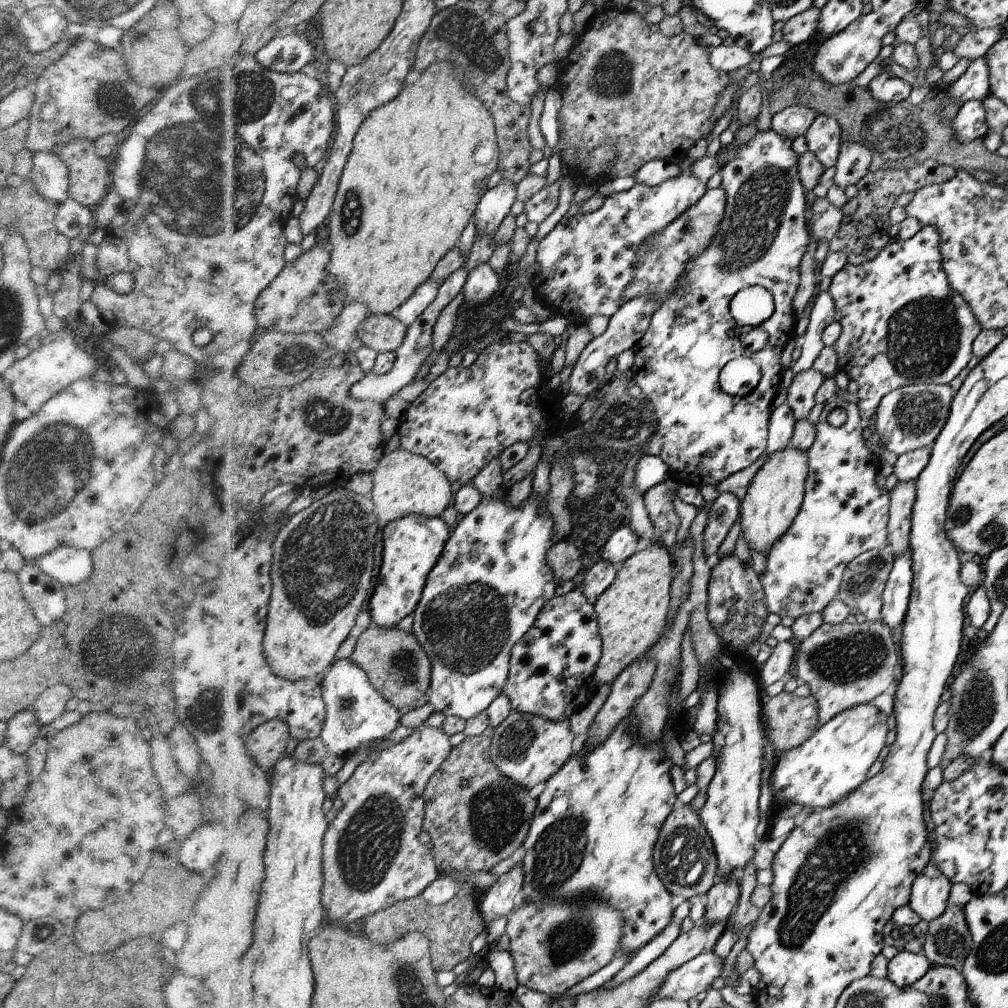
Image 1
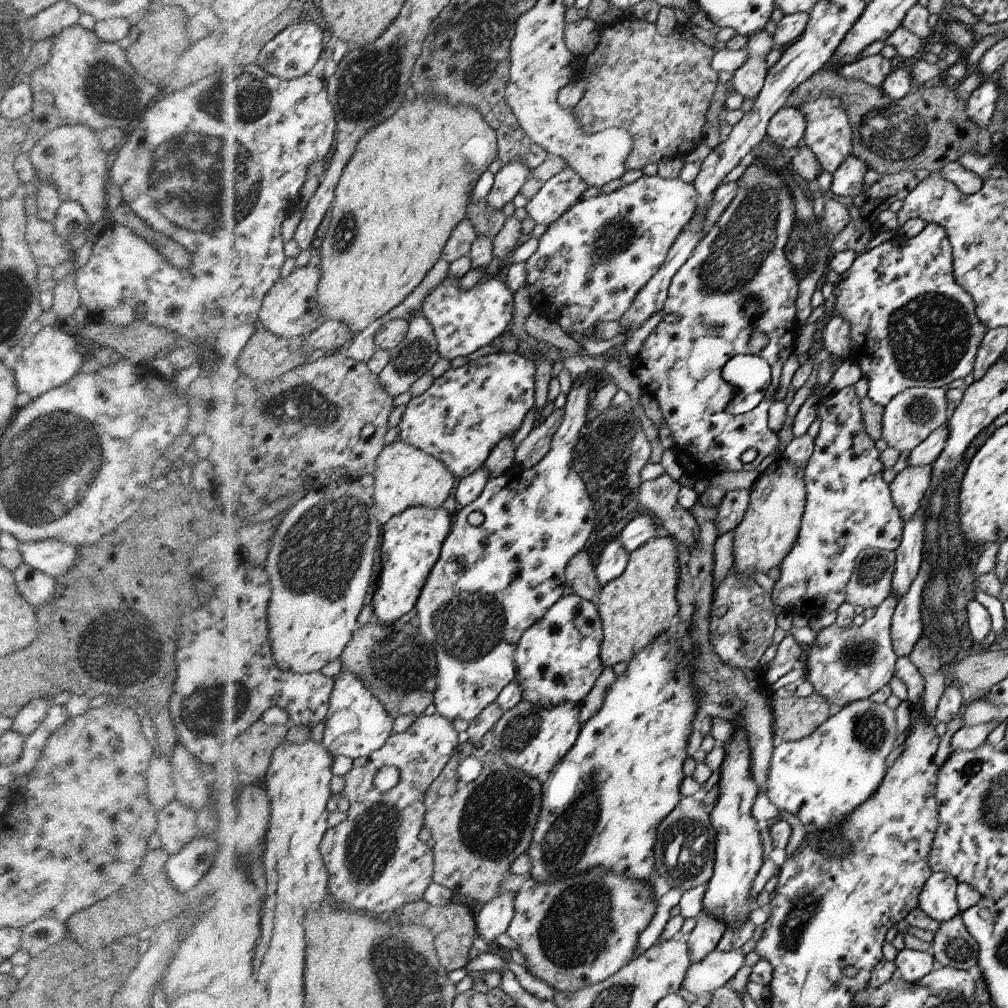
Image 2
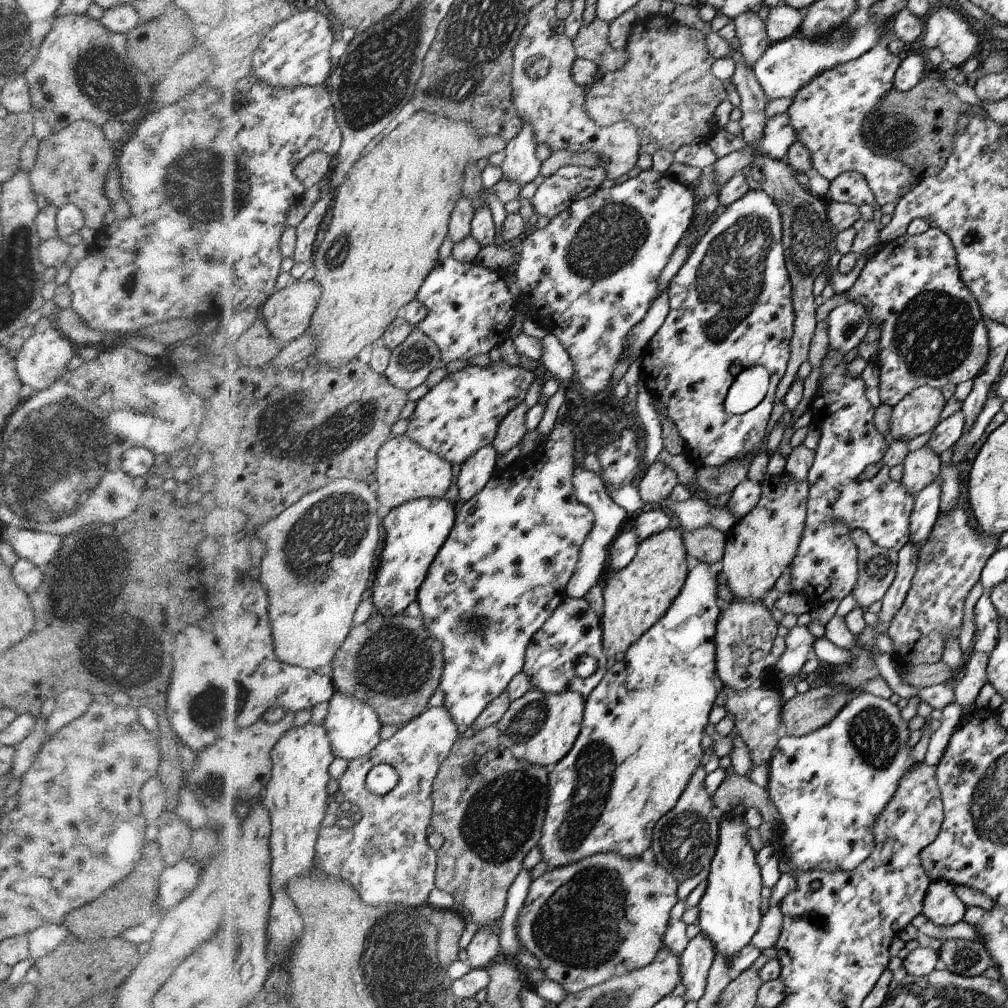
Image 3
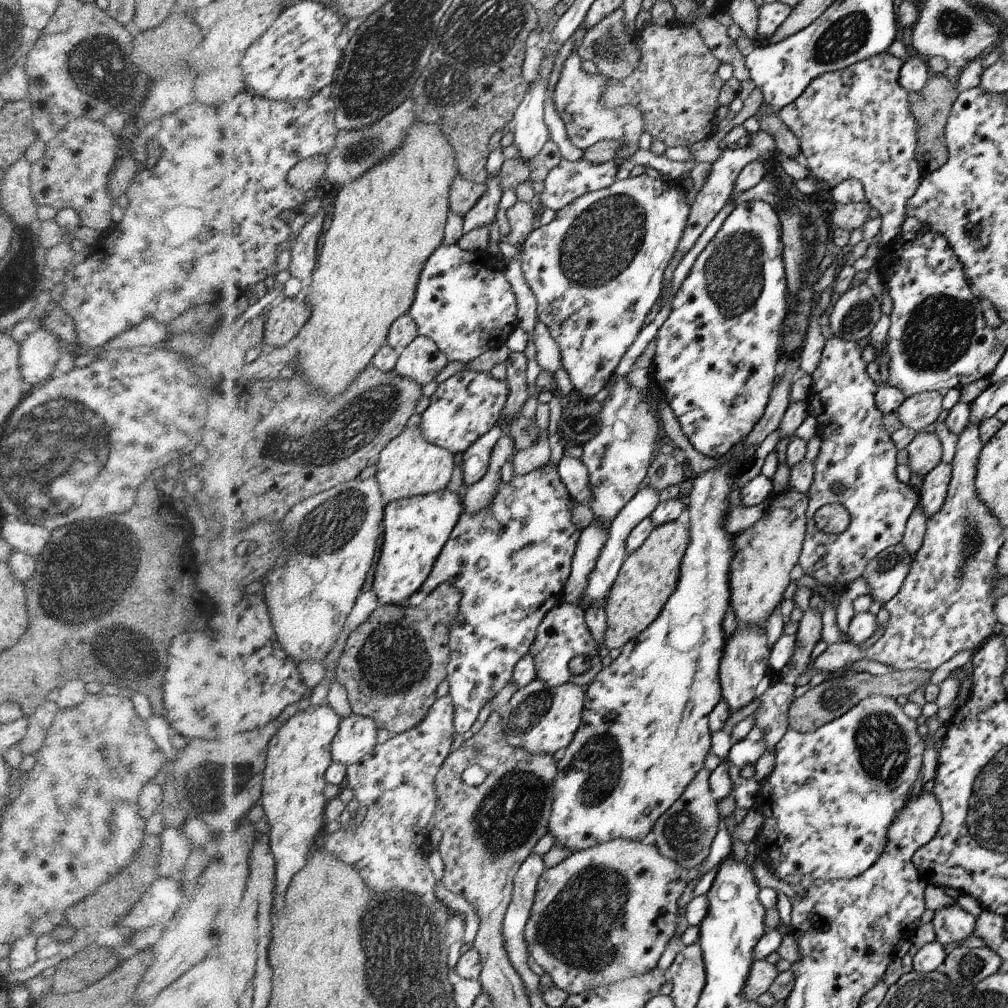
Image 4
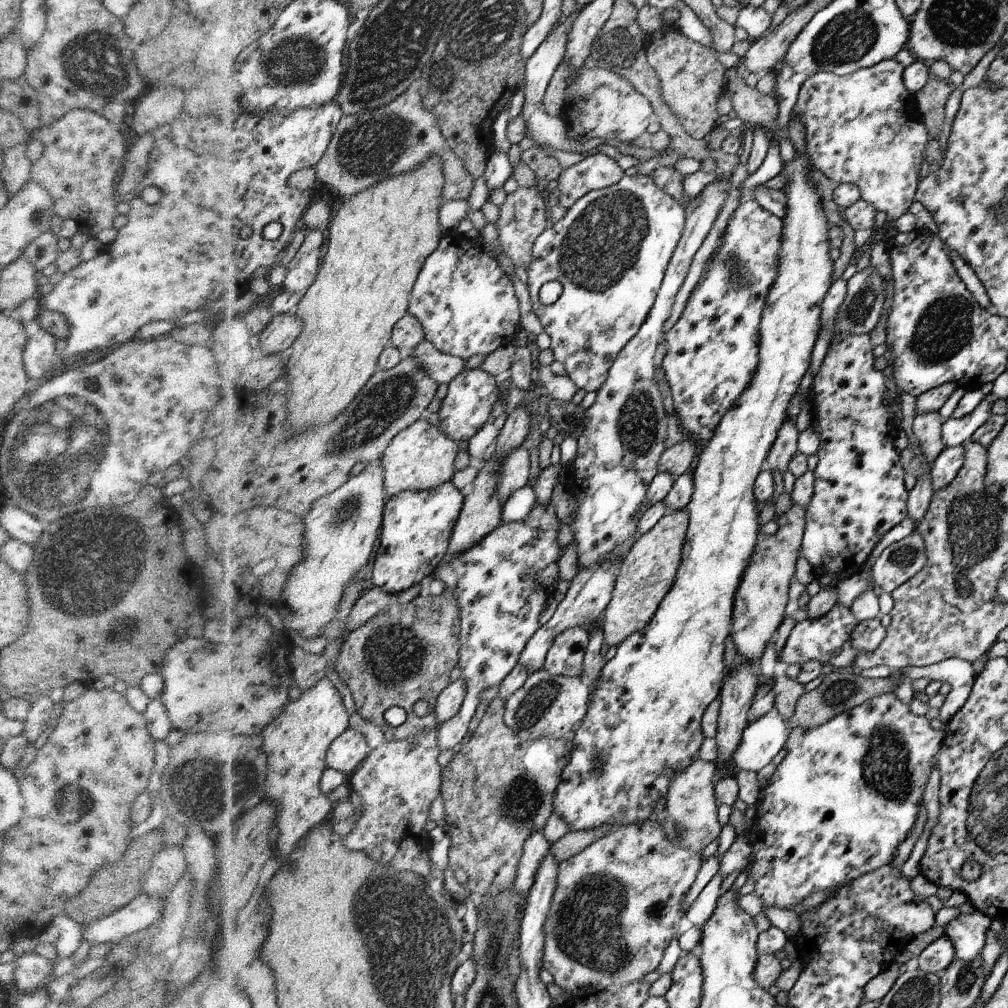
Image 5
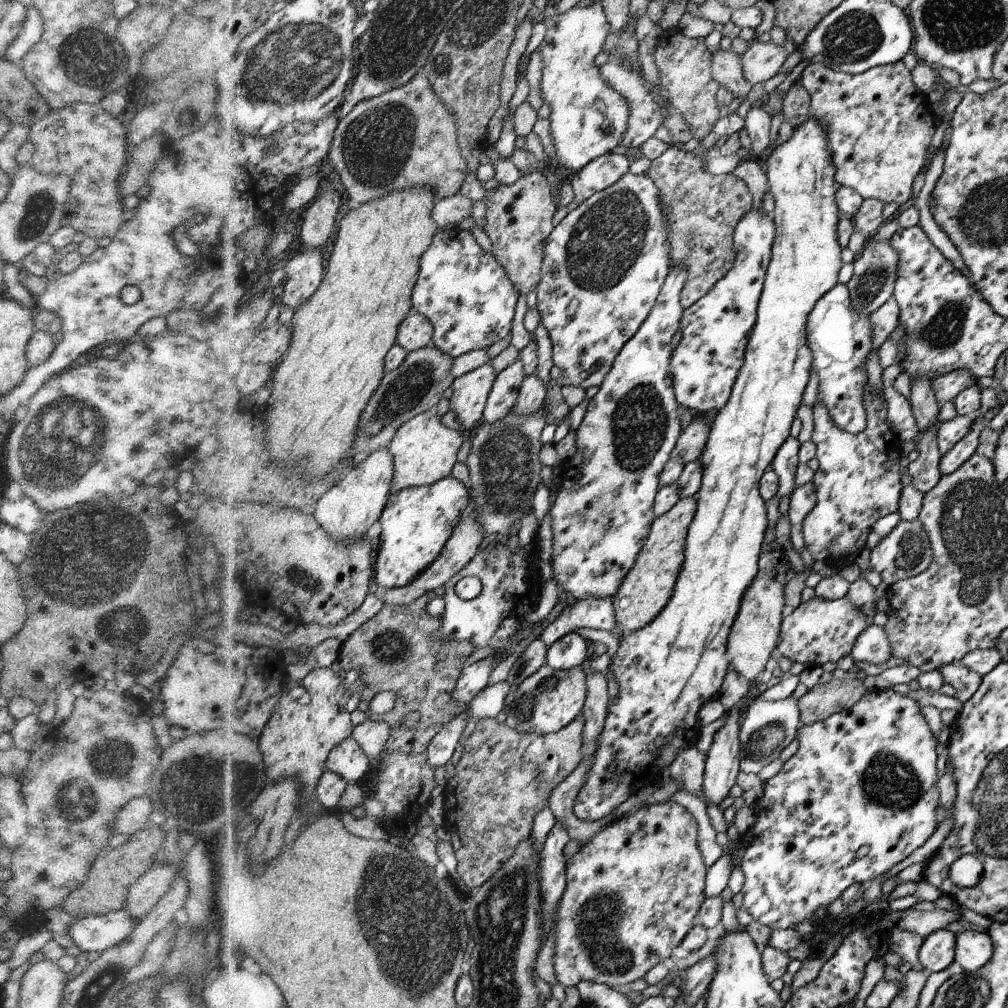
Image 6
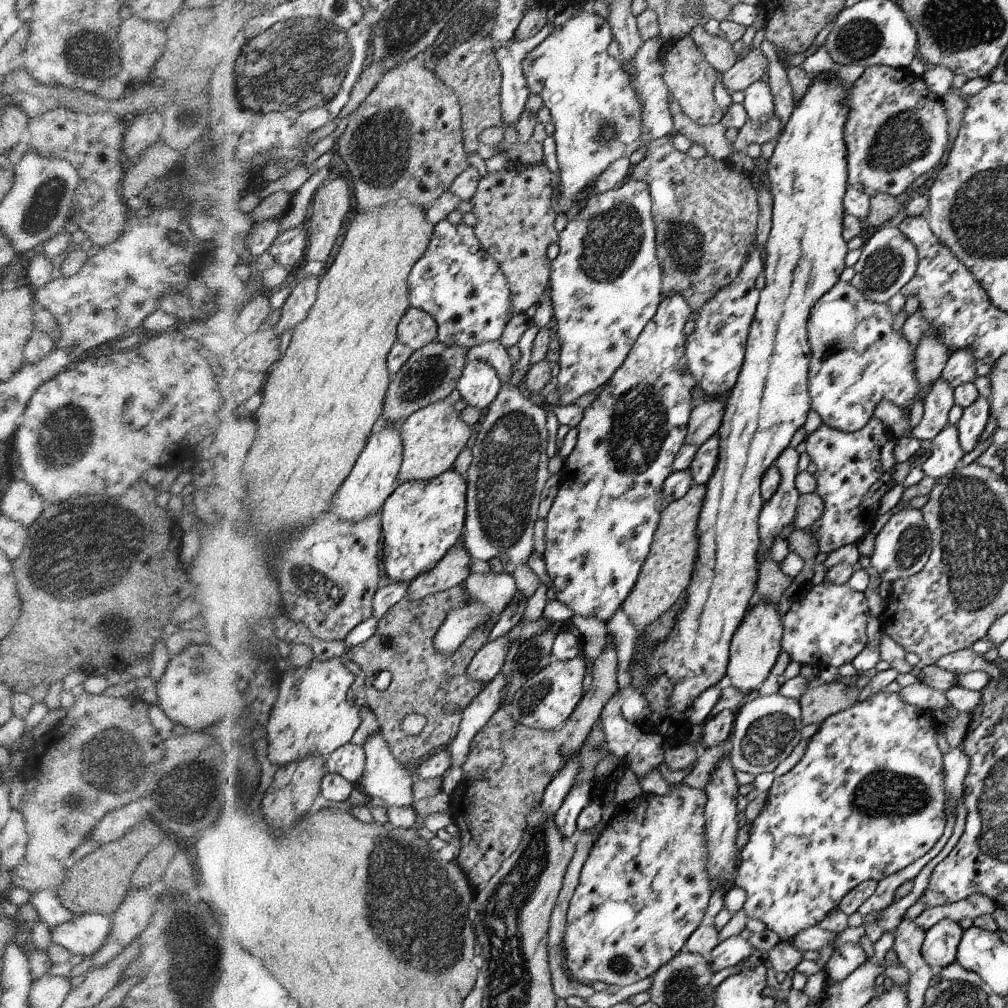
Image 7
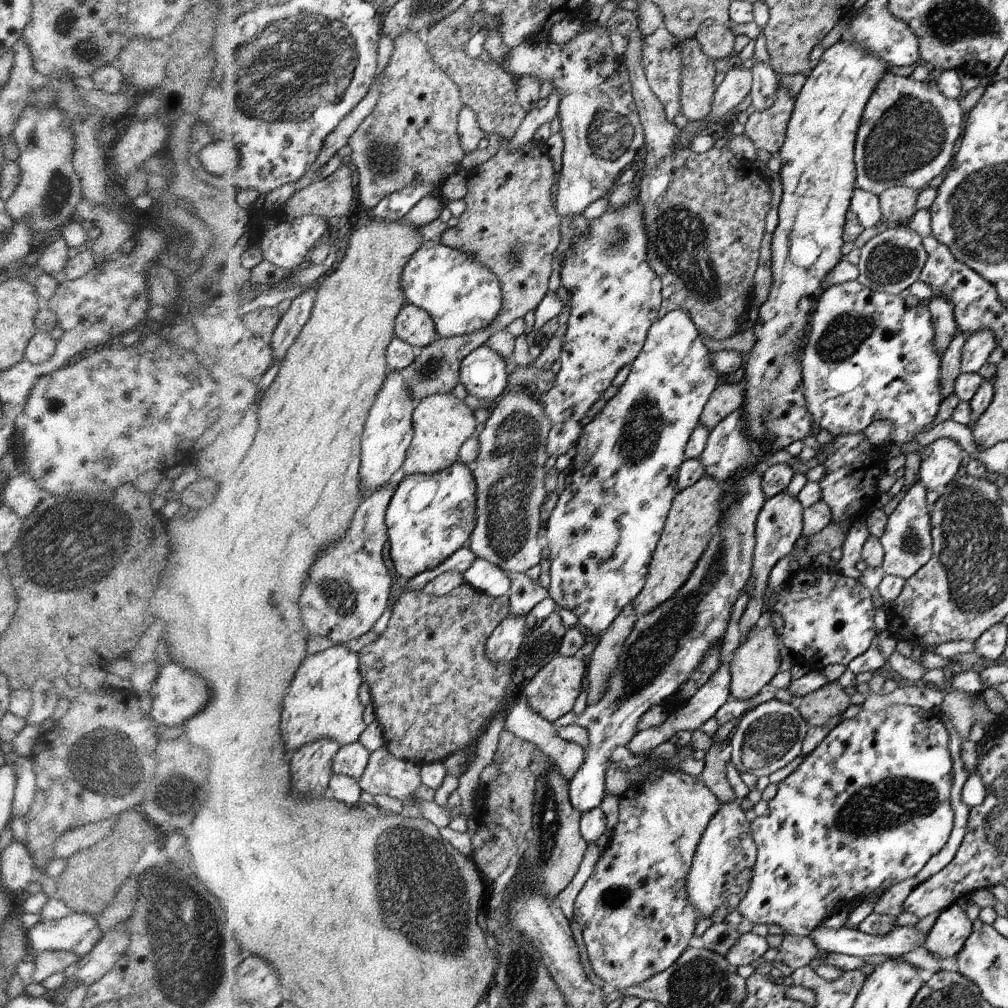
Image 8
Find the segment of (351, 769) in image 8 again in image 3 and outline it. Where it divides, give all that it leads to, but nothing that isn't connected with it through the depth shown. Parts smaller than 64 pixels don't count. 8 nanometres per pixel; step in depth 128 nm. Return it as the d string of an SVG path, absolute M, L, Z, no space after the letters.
M335 692L330 701L330 712L325 722L332 739L332 748L337 757L353 761L364 759L383 742L380 732L384 724L382 717L374 706L358 700L356 696L350 696L348 692Z

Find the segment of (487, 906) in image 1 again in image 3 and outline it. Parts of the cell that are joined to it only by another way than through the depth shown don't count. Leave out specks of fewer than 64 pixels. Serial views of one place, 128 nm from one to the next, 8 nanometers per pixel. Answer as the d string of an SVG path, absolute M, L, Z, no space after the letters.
M502 916L486 928L473 928L474 937L469 944L467 965L472 969L487 969L500 952L500 924Z

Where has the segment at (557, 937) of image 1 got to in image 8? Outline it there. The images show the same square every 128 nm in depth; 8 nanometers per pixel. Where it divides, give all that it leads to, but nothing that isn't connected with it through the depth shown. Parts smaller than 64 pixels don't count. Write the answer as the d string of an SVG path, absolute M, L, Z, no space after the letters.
M680 770L664 771L664 774L658 780L642 781L634 784L629 789L626 789L625 793L620 797L618 824L616 824L616 828L612 832L612 838L608 839L607 845L603 847L592 874L577 895L572 916L572 920L582 926L583 941L592 970L596 976L606 982L608 988L628 988L628 986L636 986L645 980L651 979L652 976L658 975L659 972L671 967L689 947L688 942L694 935L700 912L692 905L692 900L689 897L688 880L699 843L702 842L707 827L710 826L711 820L715 818L715 814L721 806L721 802L702 784L699 776L691 776L688 773L680 772Z

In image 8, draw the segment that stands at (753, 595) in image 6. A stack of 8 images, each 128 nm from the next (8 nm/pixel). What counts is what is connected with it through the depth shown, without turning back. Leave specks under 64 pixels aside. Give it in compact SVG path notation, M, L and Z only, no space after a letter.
M772 624L754 626L748 634L744 634L742 644L737 646L730 660L730 692L738 700L750 700L757 696L764 686L778 674L780 670L780 650L778 636Z

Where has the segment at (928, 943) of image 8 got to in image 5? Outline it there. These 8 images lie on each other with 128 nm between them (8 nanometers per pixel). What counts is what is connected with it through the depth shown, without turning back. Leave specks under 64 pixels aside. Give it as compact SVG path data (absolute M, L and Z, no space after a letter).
M942 935L932 941L917 956L918 968L925 973L940 975L945 968L952 964L955 959L955 950L952 941Z

